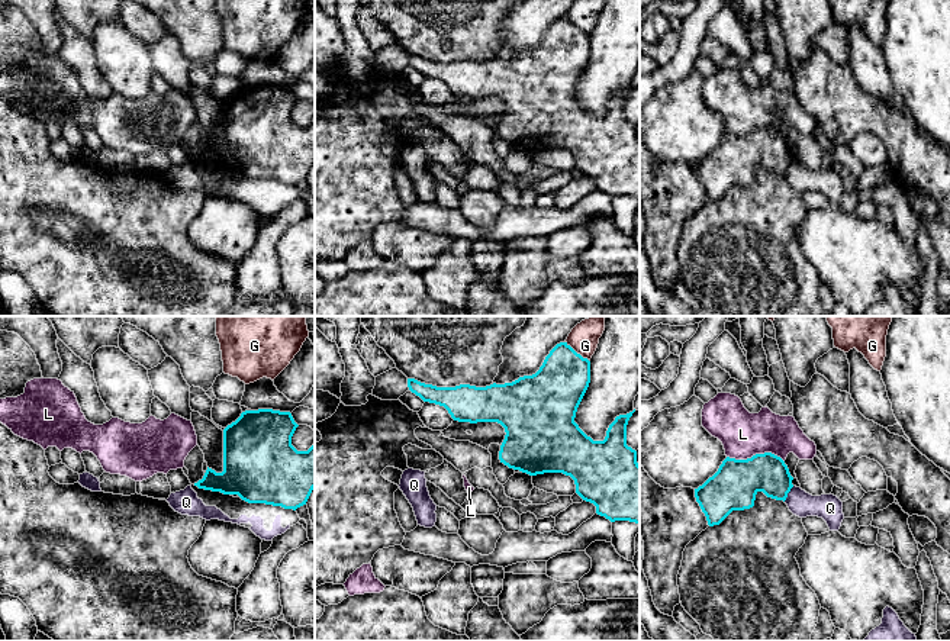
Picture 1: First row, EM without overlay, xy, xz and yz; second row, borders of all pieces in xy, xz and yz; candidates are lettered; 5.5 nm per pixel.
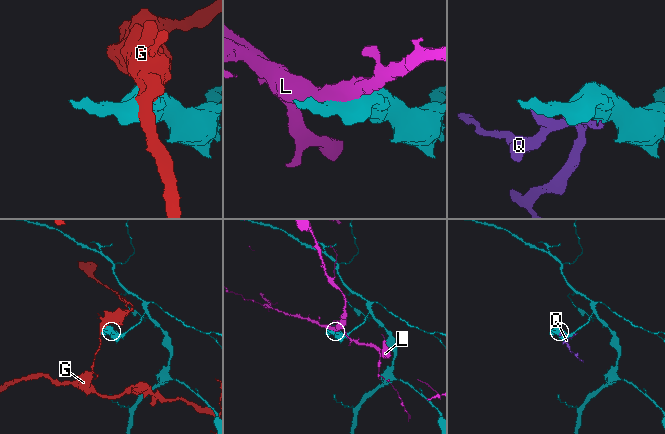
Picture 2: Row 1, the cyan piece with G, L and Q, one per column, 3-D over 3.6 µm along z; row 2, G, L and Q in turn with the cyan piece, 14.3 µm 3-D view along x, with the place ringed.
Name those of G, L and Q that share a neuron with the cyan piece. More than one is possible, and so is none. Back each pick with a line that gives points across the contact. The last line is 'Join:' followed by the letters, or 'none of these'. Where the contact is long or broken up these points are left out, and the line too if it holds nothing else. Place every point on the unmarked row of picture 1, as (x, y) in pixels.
Join: none of these

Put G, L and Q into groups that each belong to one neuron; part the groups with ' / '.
G / L / Q

